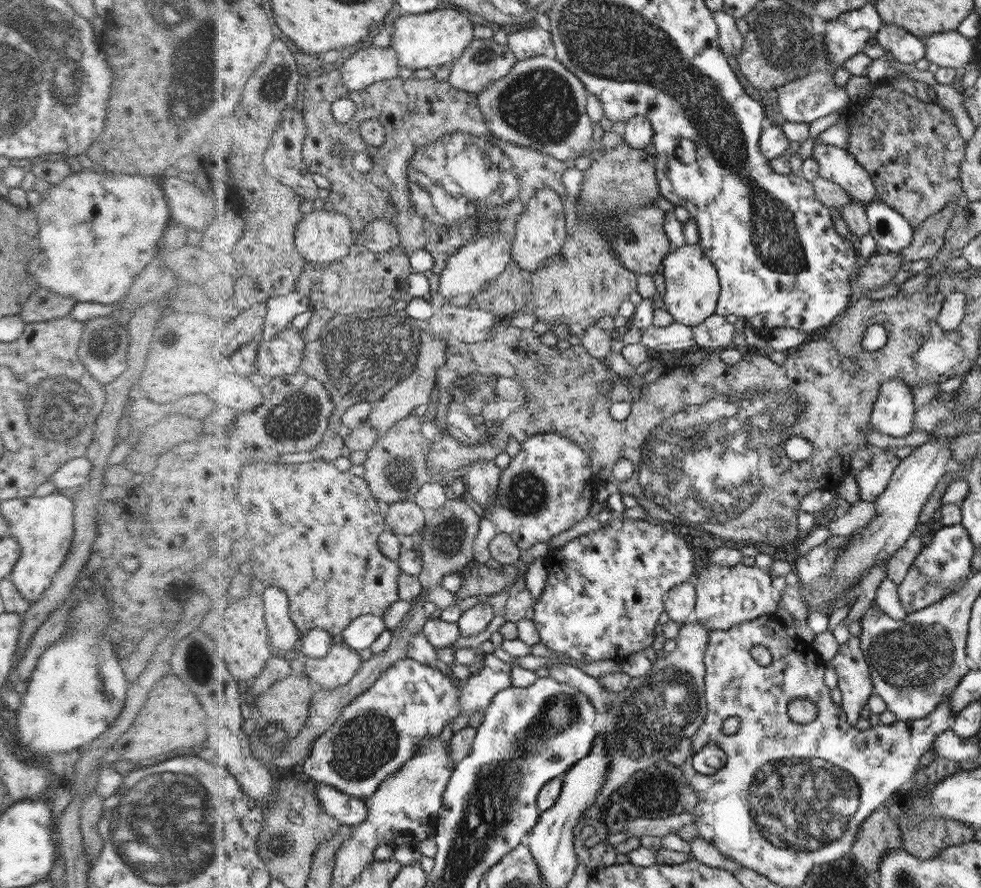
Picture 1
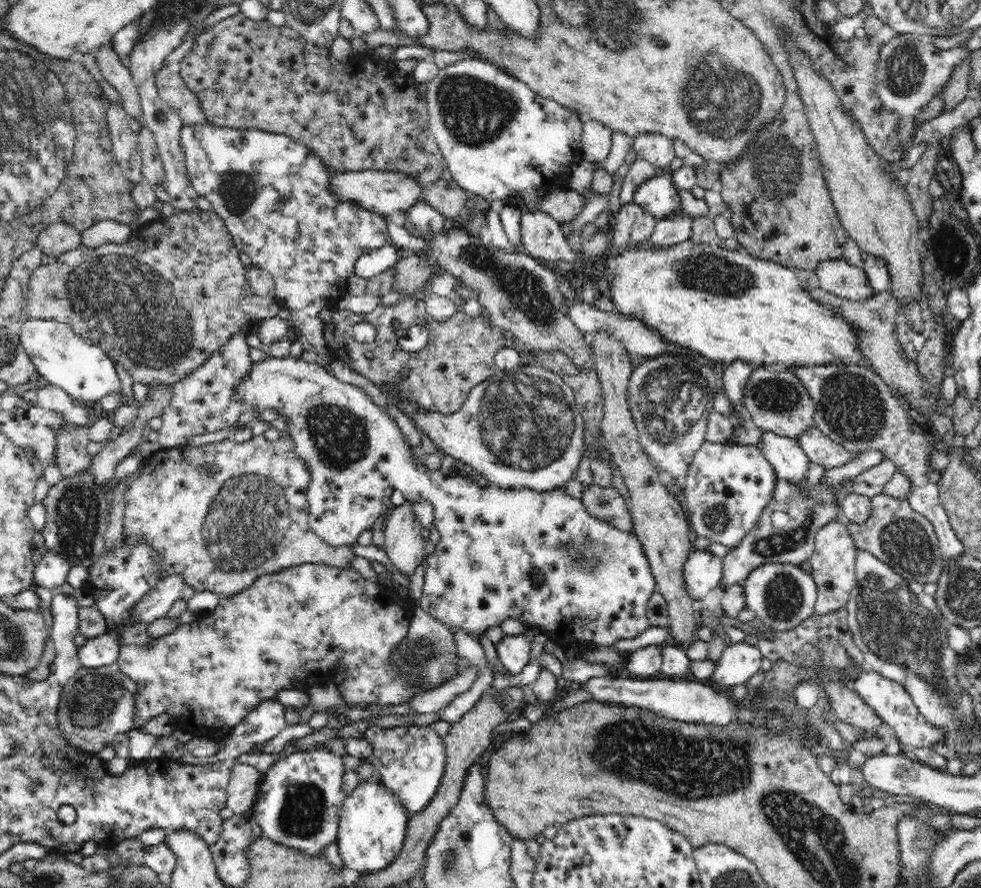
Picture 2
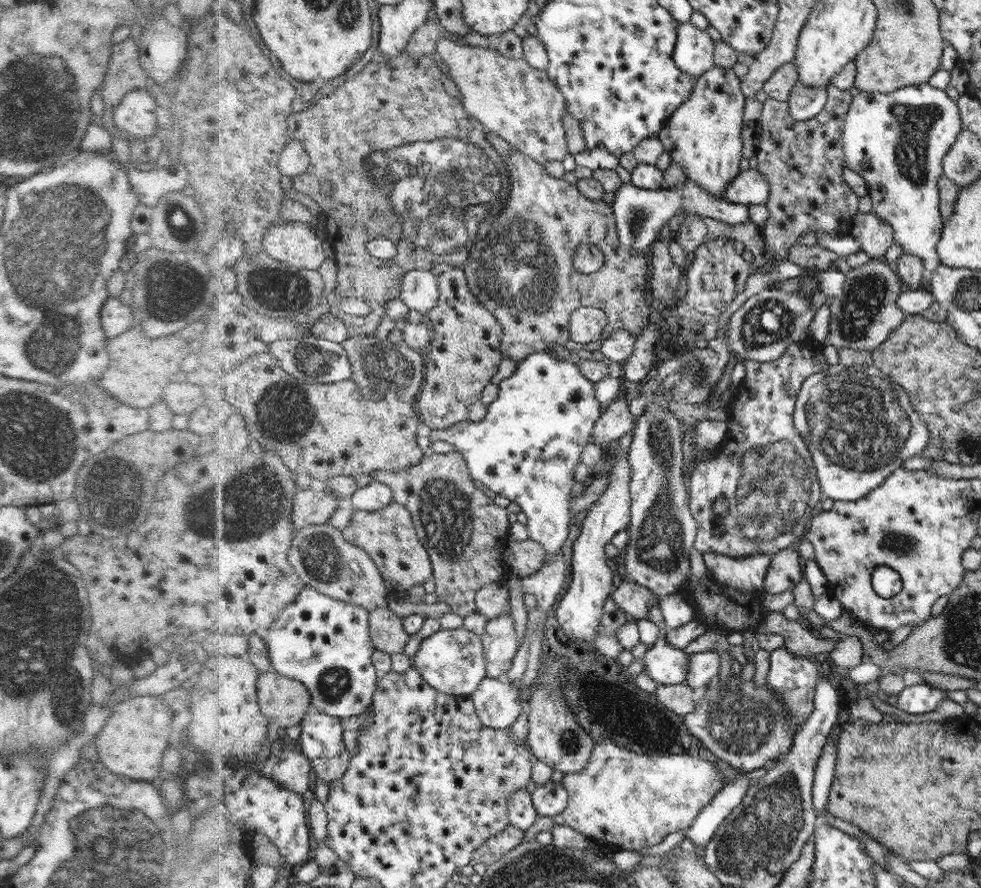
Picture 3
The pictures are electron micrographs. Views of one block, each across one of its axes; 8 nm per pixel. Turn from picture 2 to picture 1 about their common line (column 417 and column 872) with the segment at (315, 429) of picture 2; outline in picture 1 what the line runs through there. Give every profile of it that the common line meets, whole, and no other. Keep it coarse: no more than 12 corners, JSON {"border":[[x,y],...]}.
{"border":[[874,450],[855,473],[860,499],[875,502],[888,488],[901,459]]}

